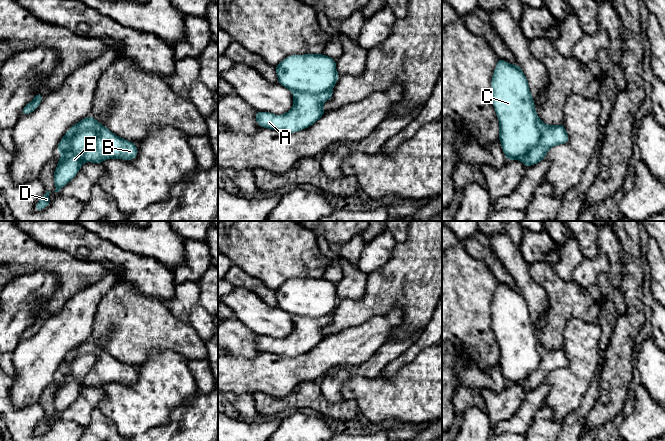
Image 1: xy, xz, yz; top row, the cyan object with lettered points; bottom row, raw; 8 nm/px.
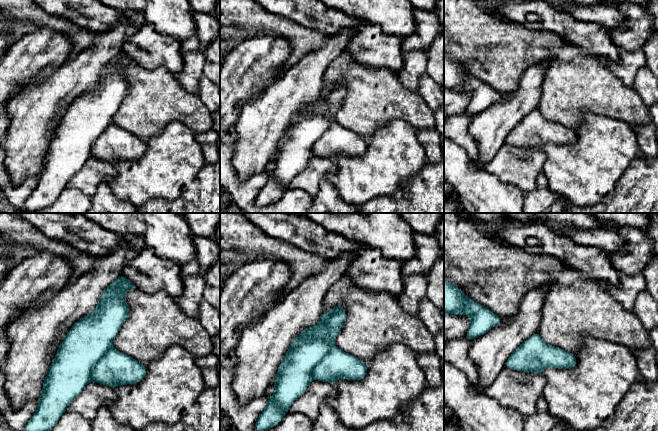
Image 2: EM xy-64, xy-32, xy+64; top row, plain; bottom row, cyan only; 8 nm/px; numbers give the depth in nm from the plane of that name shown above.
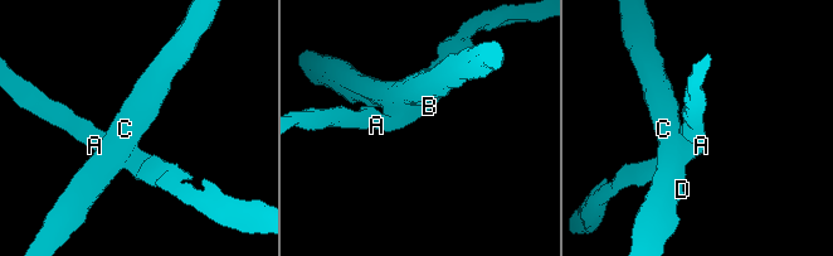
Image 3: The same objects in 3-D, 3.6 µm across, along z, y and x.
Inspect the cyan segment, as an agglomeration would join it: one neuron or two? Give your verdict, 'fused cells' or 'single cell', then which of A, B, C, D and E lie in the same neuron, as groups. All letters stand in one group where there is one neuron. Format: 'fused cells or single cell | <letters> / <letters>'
fused cells | A B / C D E

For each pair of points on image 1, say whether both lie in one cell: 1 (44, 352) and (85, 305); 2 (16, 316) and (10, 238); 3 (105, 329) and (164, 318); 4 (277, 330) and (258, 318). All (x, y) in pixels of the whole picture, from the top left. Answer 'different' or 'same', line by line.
1: same
2: different
3: same
4: same

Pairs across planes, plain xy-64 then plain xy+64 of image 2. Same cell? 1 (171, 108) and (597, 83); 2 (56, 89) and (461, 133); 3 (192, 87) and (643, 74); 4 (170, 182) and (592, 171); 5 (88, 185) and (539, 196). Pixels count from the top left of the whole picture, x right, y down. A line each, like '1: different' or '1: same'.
1: same
2: different
3: different
4: same
5: different

